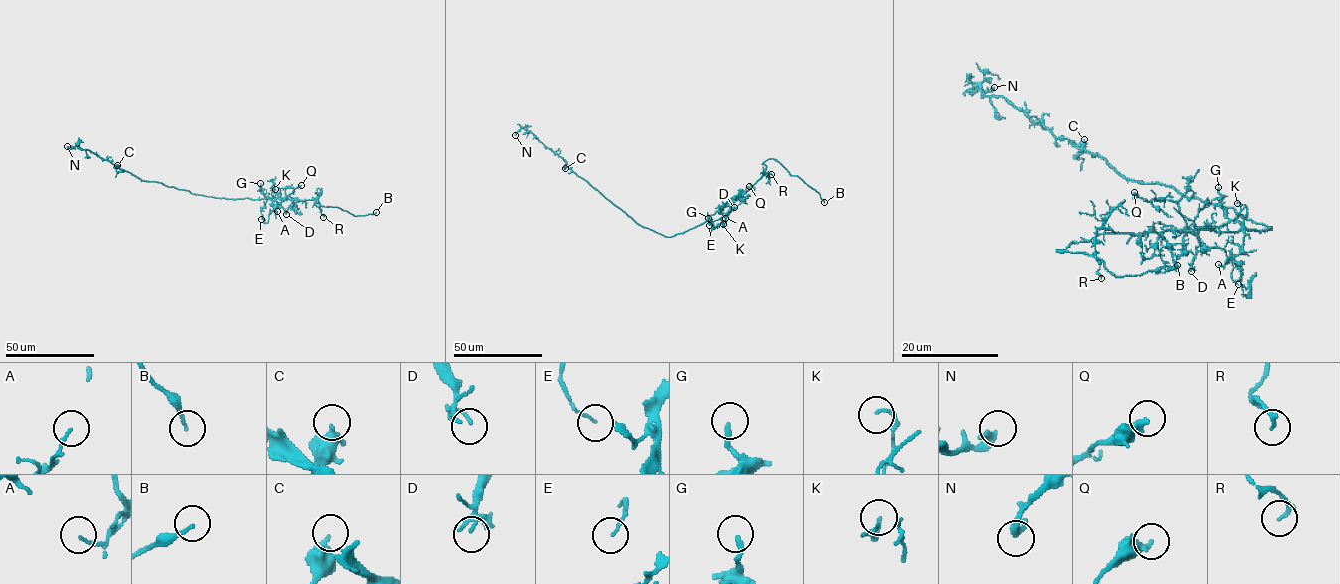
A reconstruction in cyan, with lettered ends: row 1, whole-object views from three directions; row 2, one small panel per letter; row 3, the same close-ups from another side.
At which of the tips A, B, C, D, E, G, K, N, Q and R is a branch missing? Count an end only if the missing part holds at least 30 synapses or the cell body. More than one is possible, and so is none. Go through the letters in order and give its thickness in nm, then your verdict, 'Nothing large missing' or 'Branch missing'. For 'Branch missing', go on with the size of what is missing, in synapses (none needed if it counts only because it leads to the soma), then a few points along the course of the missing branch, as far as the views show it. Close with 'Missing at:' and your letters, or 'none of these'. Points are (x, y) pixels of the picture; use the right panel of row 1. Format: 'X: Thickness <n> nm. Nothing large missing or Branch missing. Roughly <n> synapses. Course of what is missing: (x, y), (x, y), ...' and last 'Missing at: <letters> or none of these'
A: Thickness 110 nm. Nothing large missing
B: Thickness 140 nm. Branch missing. Course of what is missing: (1177, 265), (1184, 261), (1206, 261), (1204, 259)
C: Thickness 280 nm. Nothing large missing
D: Thickness 100 nm. Nothing large missing
E: Thickness 80 nm. Nothing large missing
G: Thickness 180 nm. Nothing large missing
K: Thickness 140 nm. Nothing large missing
N: Thickness 320 nm. Nothing large missing
Q: Thickness 360 nm. Nothing large missing
R: Thickness 140 nm. Nothing large missing
Missing at: B

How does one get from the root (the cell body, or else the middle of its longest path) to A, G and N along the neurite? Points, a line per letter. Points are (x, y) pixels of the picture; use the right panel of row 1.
A: (1268, 227), (1222, 232), (1203, 229), (1197, 234), (1186, 229), (1206, 246), (1226, 252), (1226, 263), (1218, 264)
G: (1268, 227), (1187, 230), (1227, 223), (1218, 187)
N: (1268, 227), (1174, 187), (1128, 180), (1106, 160), (974, 84), (984, 92), (994, 87)

